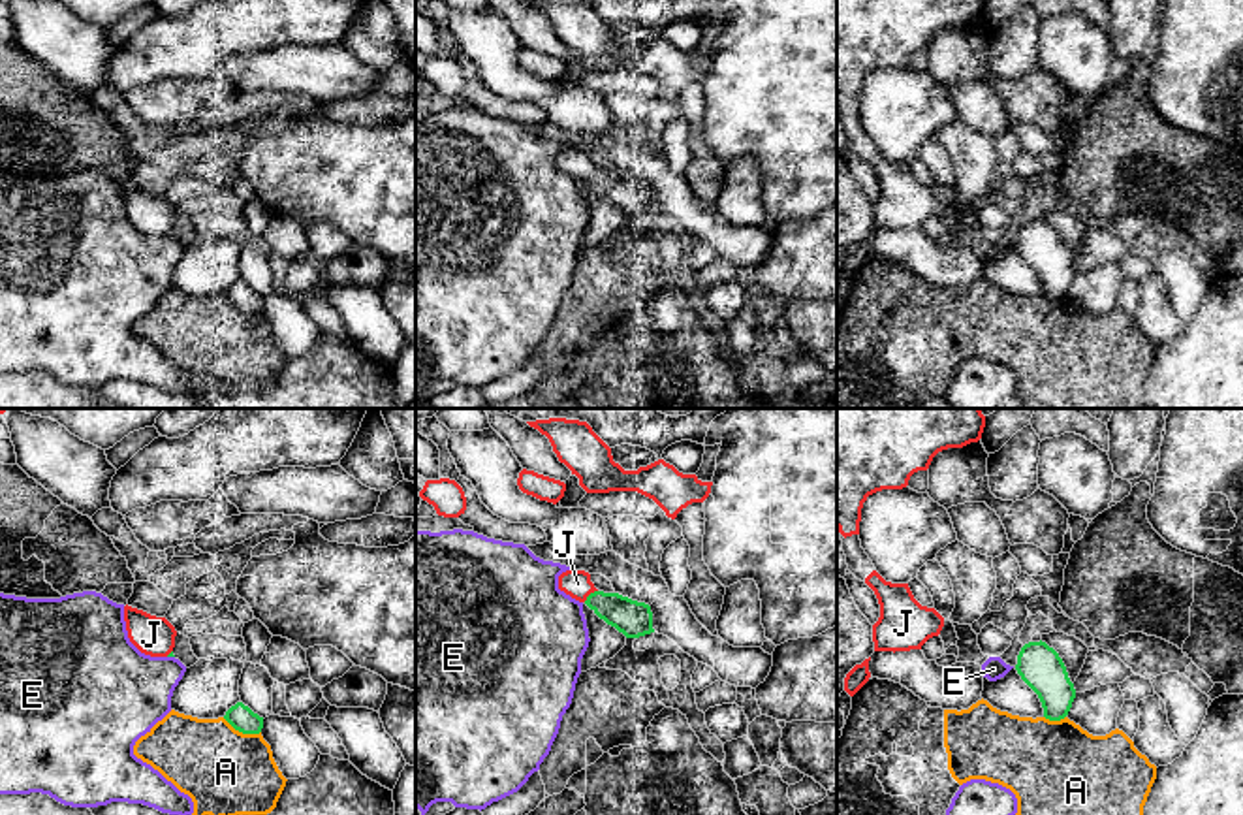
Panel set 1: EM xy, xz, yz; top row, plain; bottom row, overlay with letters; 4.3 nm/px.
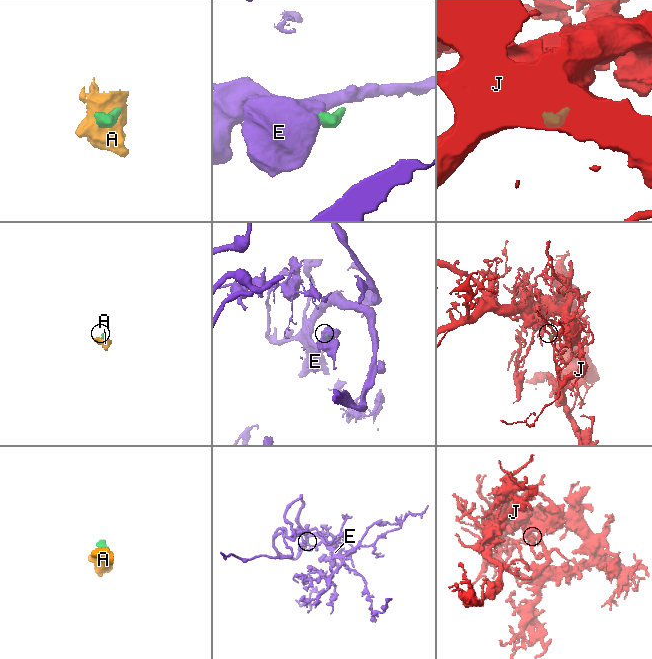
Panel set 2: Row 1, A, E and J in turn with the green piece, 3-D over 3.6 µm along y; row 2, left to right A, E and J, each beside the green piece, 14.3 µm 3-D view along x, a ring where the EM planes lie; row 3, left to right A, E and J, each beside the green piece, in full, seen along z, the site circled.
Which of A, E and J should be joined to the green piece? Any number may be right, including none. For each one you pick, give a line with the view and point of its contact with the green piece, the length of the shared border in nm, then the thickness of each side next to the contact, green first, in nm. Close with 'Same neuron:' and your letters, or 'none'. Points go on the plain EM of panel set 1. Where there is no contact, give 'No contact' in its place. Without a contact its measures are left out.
J: Touches green at xz (589, 174). Shared border 80 nm. Thickness 150 nm (green) against 120 nm
Same neuron: J

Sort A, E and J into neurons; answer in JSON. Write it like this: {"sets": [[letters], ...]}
{"sets": [["A"], ["E"], ["J"]]}

